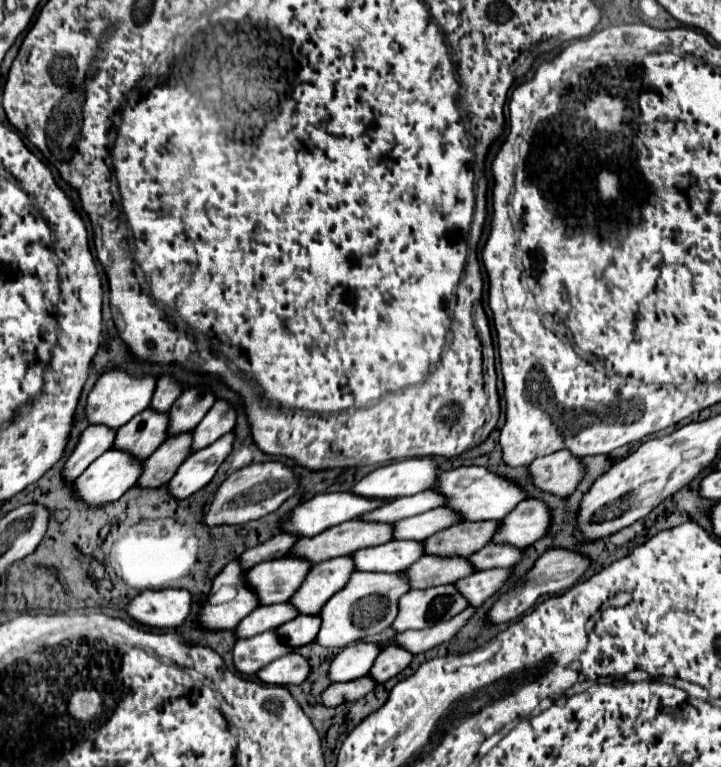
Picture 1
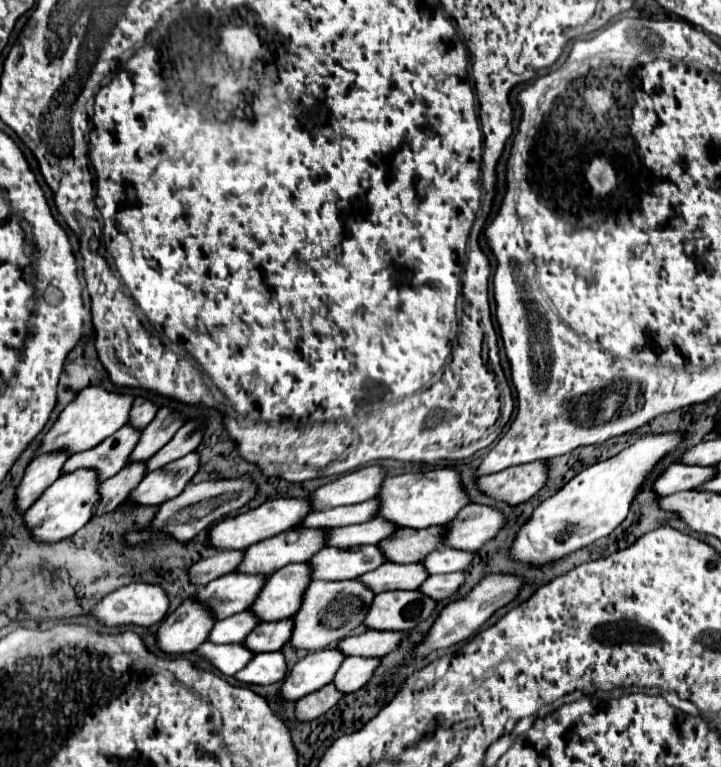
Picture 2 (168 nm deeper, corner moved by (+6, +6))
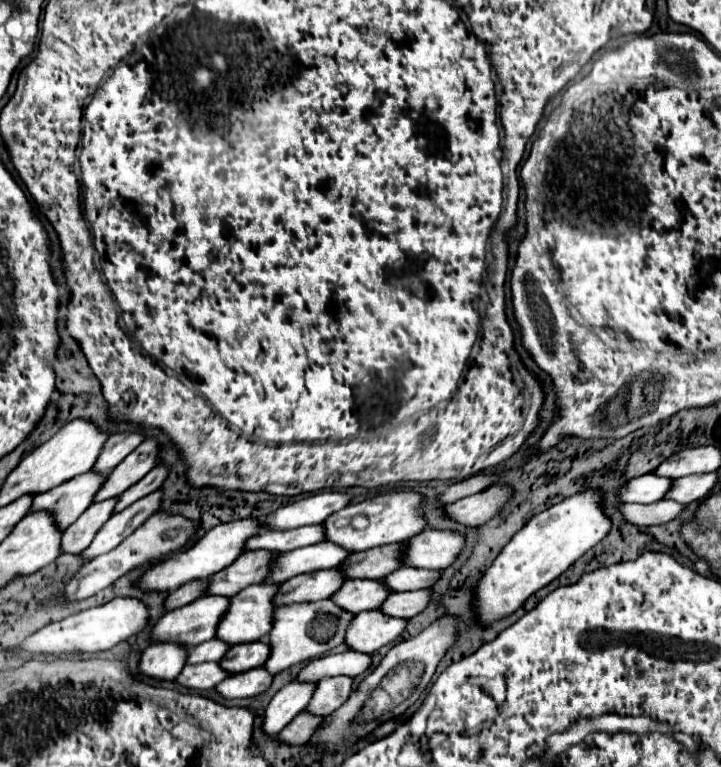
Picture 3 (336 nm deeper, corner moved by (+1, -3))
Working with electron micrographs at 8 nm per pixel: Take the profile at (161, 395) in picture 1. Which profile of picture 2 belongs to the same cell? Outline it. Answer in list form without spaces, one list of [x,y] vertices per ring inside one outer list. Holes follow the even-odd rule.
[[[138,396],[138,398],[134,400],[132,412],[130,412],[130,424],[132,424],[134,428],[140,428],[140,430],[142,430],[146,424],[150,424],[150,422],[154,420],[156,412],[158,412],[158,406],[156,406],[152,400],[148,400],[148,398],[144,398],[144,396]]]

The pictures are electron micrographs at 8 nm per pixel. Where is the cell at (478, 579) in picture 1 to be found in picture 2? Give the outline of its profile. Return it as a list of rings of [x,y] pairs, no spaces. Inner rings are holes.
[[[452,572],[452,574],[436,574],[428,576],[426,582],[420,586],[420,592],[434,600],[444,600],[456,594],[464,584],[464,572]]]

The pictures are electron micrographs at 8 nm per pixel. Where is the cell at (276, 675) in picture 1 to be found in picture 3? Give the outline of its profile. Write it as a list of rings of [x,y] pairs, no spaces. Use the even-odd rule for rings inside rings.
[[[255,667],[251,671],[223,679],[223,683],[219,683],[215,687],[215,693],[219,693],[223,699],[255,697],[255,695],[263,693],[271,685],[271,681],[273,681],[273,677],[269,675],[269,671],[265,667]]]

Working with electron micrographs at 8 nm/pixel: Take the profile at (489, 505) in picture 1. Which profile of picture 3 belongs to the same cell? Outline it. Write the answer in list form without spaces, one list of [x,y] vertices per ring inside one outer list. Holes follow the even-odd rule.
[[[413,491],[381,493],[357,505],[343,507],[343,511],[335,511],[335,515],[329,515],[329,519],[325,519],[323,523],[323,529],[327,531],[325,541],[343,547],[349,553],[367,551],[373,547],[389,545],[389,543],[403,543],[415,537],[417,533],[421,533],[425,527],[427,523],[421,515],[421,495]],[[387,539],[395,539],[395,541],[387,541]]]

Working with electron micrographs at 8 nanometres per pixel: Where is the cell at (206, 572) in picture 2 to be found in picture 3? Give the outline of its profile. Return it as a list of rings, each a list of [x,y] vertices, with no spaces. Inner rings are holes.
[[[201,579],[201,581],[191,581],[191,583],[181,585],[179,589],[171,591],[171,593],[167,595],[165,603],[163,603],[165,611],[177,609],[177,607],[181,607],[181,605],[187,605],[187,603],[191,603],[191,601],[199,599],[199,597],[201,597],[199,589],[205,589],[205,581],[203,581],[203,579]]]

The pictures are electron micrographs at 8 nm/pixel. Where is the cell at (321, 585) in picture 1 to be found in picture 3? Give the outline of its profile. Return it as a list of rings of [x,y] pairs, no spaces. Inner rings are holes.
[[[251,585],[231,597],[231,607],[219,621],[215,637],[231,647],[263,639],[271,631],[275,609],[271,599],[277,589],[277,585]]]

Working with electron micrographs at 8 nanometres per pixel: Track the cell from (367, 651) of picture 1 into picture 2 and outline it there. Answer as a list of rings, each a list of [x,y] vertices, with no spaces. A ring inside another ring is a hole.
[[[338,648],[310,652],[288,672],[282,684],[282,698],[296,702],[302,696],[330,684],[334,680],[334,672],[338,672],[338,666],[342,666],[344,660],[346,654]]]

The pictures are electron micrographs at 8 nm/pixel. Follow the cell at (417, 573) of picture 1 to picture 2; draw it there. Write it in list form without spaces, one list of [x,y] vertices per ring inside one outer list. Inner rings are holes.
[[[384,562],[378,570],[360,576],[360,580],[366,582],[366,586],[374,590],[374,594],[386,590],[418,590],[418,586],[422,586],[426,578],[428,578],[426,568],[420,562],[414,564]]]

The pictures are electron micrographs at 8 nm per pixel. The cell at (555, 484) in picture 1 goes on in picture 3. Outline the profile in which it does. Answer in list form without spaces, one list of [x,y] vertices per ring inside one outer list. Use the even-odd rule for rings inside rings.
[[[495,485],[495,487],[485,489],[481,493],[475,493],[471,497],[459,499],[451,505],[445,505],[443,513],[447,515],[447,519],[453,519],[461,525],[477,527],[481,523],[487,523],[487,519],[495,517],[509,497],[511,497],[509,487]]]

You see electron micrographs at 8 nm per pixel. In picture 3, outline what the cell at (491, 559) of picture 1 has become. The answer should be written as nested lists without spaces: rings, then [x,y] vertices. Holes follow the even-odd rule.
[[[401,567],[399,571],[393,571],[391,575],[383,577],[381,583],[387,583],[393,593],[399,591],[415,591],[415,589],[427,589],[441,577],[441,571],[429,571],[429,569],[413,569],[413,567]]]

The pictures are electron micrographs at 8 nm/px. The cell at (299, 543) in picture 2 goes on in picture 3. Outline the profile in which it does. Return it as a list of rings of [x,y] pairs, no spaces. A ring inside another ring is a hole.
[[[247,551],[231,563],[231,567],[225,567],[223,571],[217,571],[207,579],[207,589],[203,595],[223,595],[233,597],[247,585],[261,583],[265,575],[269,573],[269,563],[277,555],[269,551]]]

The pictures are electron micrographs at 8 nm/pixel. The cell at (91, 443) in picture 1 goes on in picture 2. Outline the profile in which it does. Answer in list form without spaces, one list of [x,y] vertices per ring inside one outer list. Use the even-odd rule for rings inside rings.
[[[54,450],[54,454],[42,454],[32,460],[16,490],[18,510],[28,510],[42,496],[42,492],[62,474],[66,458],[70,458],[66,450]]]

